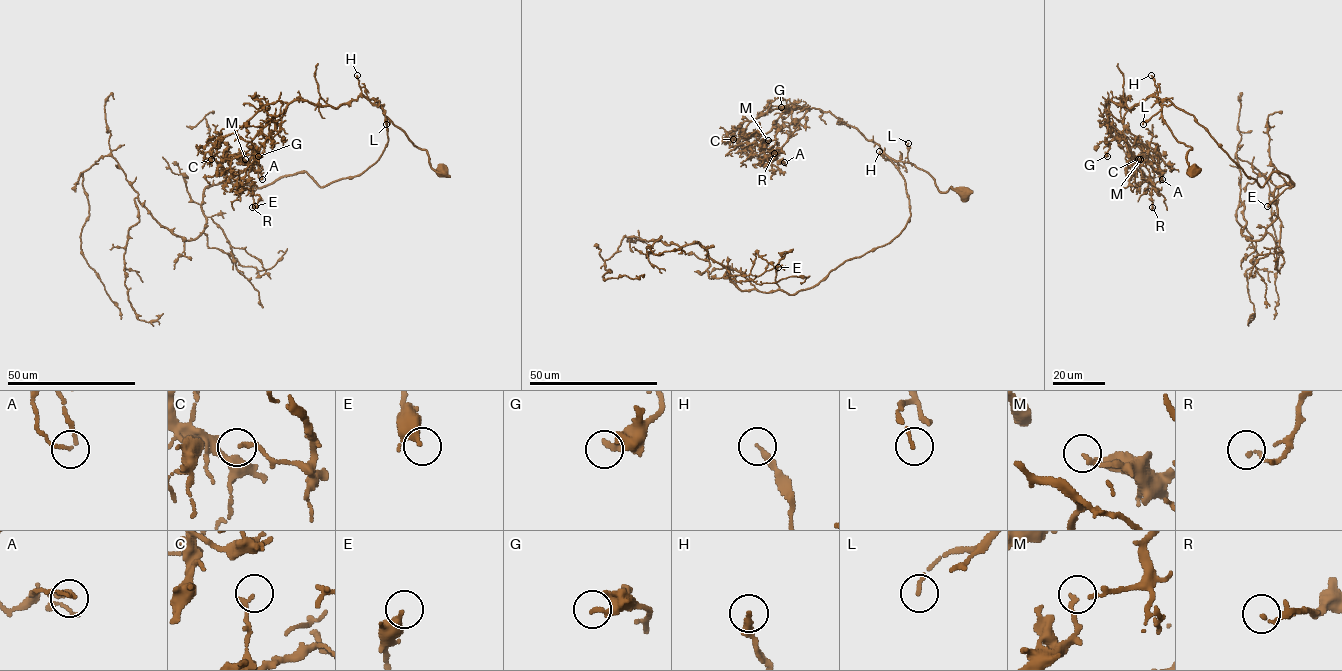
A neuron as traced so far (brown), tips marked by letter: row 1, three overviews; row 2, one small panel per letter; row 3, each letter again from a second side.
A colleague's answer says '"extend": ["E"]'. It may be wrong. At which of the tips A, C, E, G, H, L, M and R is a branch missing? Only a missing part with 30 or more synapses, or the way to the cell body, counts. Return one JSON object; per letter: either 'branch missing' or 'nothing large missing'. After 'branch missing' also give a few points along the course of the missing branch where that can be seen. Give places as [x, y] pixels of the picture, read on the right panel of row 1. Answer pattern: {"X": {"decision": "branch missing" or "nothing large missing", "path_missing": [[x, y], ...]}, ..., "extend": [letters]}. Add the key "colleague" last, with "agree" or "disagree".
{"A": {"decision": "nothing large missing"}, "C": {"decision": "nothing large missing"}, "E": {"decision": "branch missing", "path_missing": [[1267, 206], [1258, 217], [1234, 225], [1227, 237], [1226, 246]]}, "G": {"decision": "nothing large missing"}, "H": {"decision": "nothing large missing"}, "L": {"decision": "nothing large missing"}, "M": {"decision": "nothing large missing"}, "R": {"decision": "nothing large missing"}, "extend": ["E"], "colleague": "agree"}

